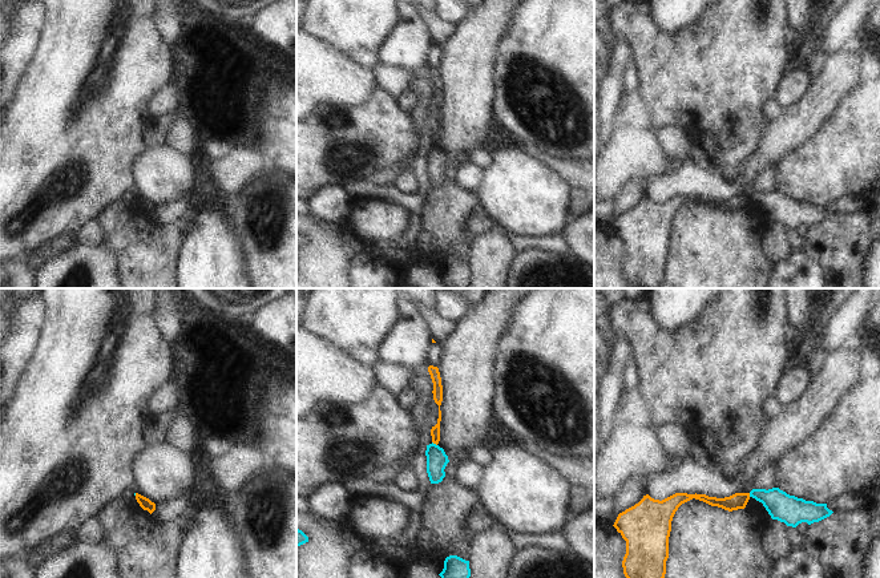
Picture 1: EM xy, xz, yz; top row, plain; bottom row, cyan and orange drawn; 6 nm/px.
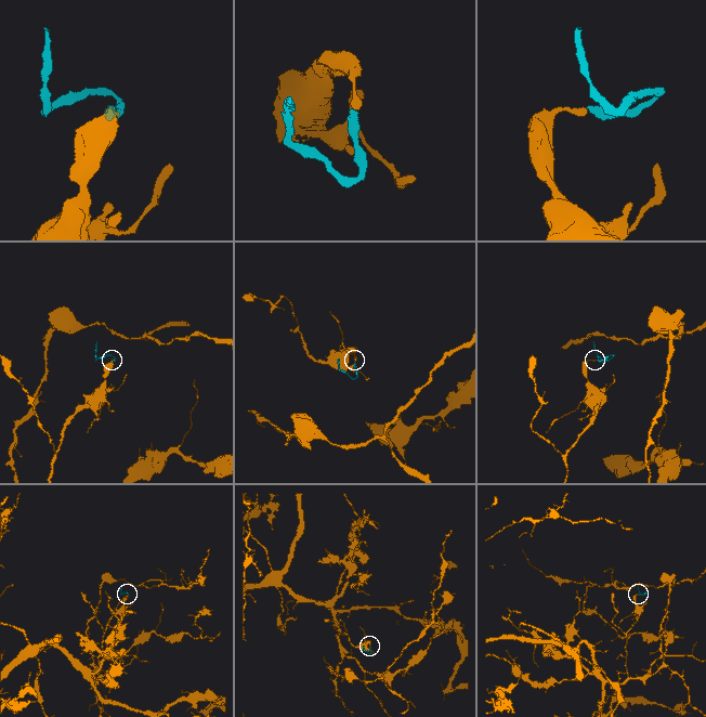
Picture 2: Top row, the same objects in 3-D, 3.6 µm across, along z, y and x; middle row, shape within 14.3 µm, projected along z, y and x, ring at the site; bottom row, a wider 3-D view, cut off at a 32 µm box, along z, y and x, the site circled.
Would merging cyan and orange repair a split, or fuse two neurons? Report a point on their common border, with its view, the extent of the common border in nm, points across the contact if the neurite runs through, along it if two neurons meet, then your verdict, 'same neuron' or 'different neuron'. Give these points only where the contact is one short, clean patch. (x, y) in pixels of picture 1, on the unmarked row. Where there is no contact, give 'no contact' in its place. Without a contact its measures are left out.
xz (435, 146) | 40 nm | along xz (432, 144), (436, 148) | different neuron

